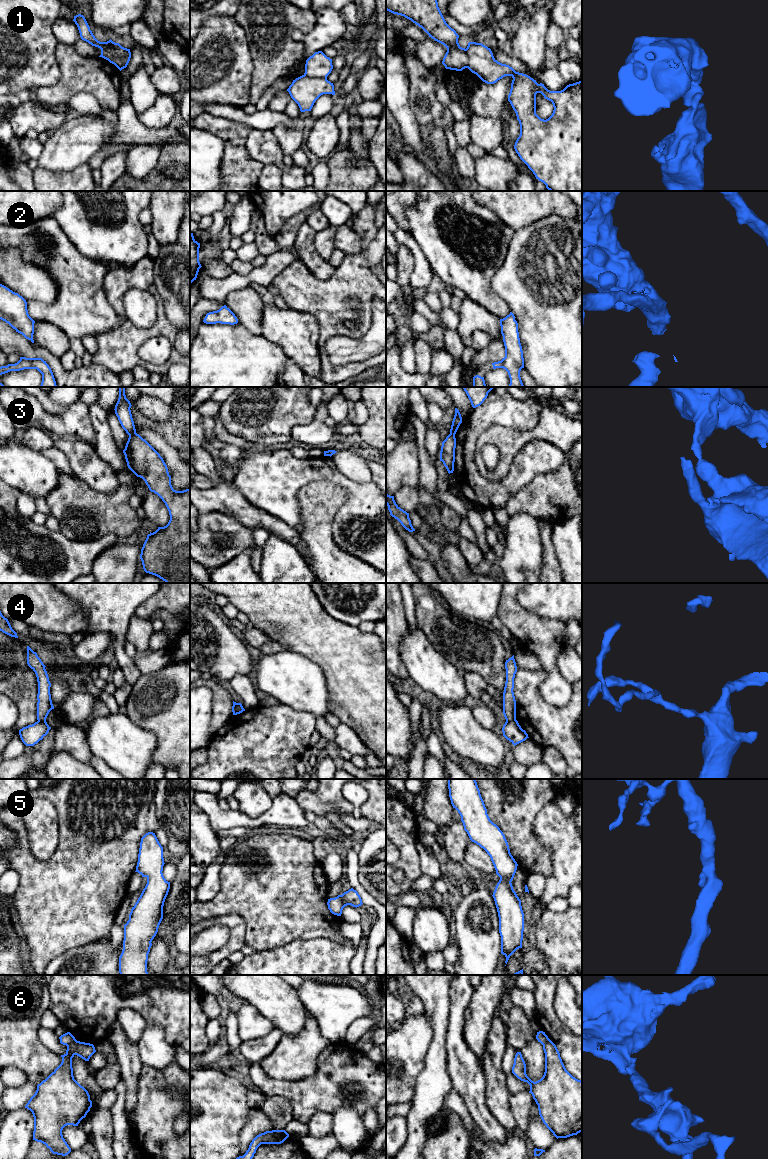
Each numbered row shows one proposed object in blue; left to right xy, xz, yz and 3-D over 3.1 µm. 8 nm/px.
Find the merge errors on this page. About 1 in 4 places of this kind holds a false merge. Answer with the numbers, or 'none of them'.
1, 3, 4, 6

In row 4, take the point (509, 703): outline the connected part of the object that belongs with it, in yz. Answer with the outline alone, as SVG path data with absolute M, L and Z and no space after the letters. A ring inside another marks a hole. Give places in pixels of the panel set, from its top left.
M514 655L506 660L506 682L503 692L503 714L506 721L516 719L516 700L514 696L514 678L517 672L517 666Z

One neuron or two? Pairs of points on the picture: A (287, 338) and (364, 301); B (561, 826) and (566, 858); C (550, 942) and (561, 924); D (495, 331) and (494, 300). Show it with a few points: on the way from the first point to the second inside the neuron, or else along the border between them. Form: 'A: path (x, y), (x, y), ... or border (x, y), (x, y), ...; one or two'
A: border (297, 310), (307, 312), (316, 319), (319, 346); two
B: path (561, 834), (566, 843), (566, 850); one
C: path (554, 938), (561, 931), (561, 928); one
D: border (475, 303), (478, 303), (499, 319); two

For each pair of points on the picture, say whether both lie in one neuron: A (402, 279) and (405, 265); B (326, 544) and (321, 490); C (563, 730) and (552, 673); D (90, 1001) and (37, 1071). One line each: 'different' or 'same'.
A: same
B: same
C: different
D: different

